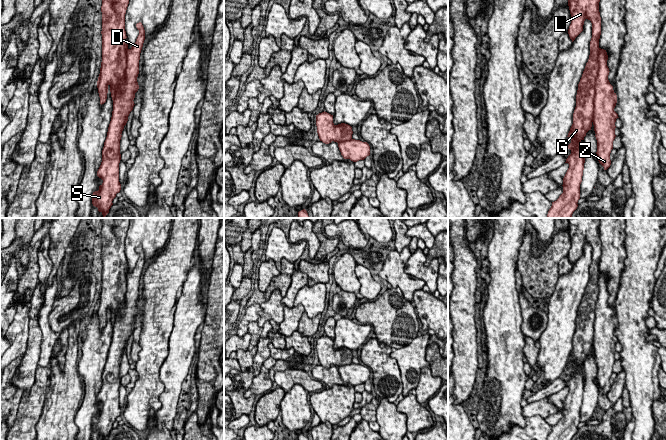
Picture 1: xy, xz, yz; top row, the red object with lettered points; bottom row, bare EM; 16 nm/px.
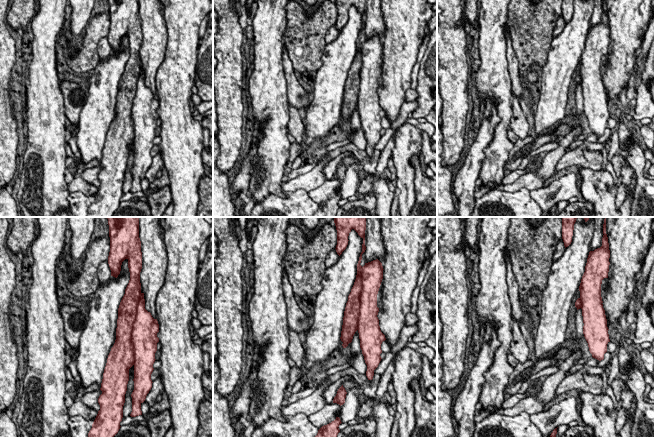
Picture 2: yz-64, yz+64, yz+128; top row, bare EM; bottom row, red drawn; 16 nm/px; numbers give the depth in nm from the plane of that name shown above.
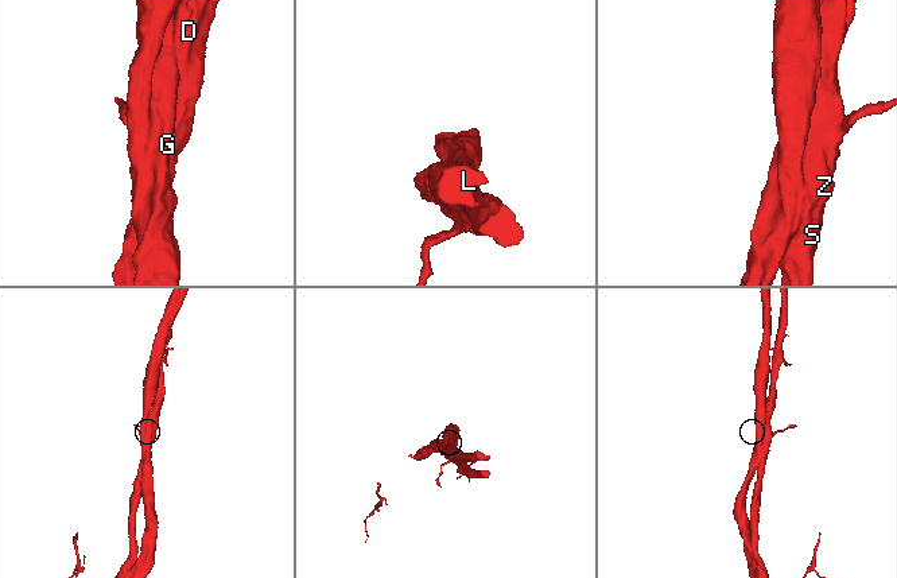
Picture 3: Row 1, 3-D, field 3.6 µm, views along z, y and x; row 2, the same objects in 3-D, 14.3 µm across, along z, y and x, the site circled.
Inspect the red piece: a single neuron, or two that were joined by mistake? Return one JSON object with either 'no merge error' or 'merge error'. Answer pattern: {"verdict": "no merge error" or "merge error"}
{"verdict": "merge error"}

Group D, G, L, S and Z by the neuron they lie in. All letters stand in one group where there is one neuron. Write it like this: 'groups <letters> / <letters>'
groups D S Z / G L

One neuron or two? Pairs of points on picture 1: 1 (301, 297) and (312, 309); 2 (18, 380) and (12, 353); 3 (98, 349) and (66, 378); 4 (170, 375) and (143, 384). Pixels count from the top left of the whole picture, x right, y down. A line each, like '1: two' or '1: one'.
1: one
2: two
3: two
4: two

